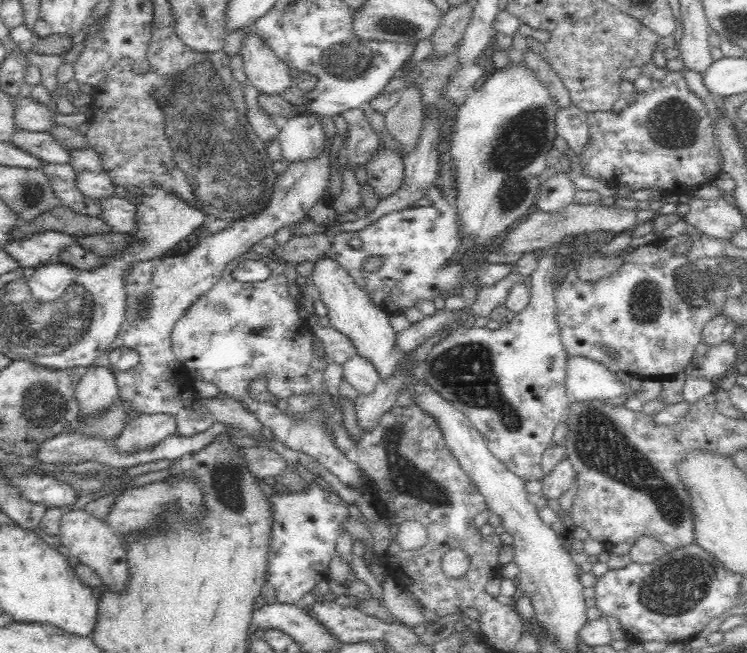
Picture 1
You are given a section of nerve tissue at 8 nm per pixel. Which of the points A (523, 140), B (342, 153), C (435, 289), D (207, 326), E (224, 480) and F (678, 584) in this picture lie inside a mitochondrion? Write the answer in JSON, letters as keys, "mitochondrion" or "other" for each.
{"A":"mitochondrion","B":"other","C":"other","D":"mitochondrion","E":"mitochondrion","F":"mitochondrion"}

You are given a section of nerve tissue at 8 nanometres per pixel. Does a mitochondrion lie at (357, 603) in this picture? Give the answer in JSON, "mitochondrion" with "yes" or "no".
{"mitochondrion":"no"}

